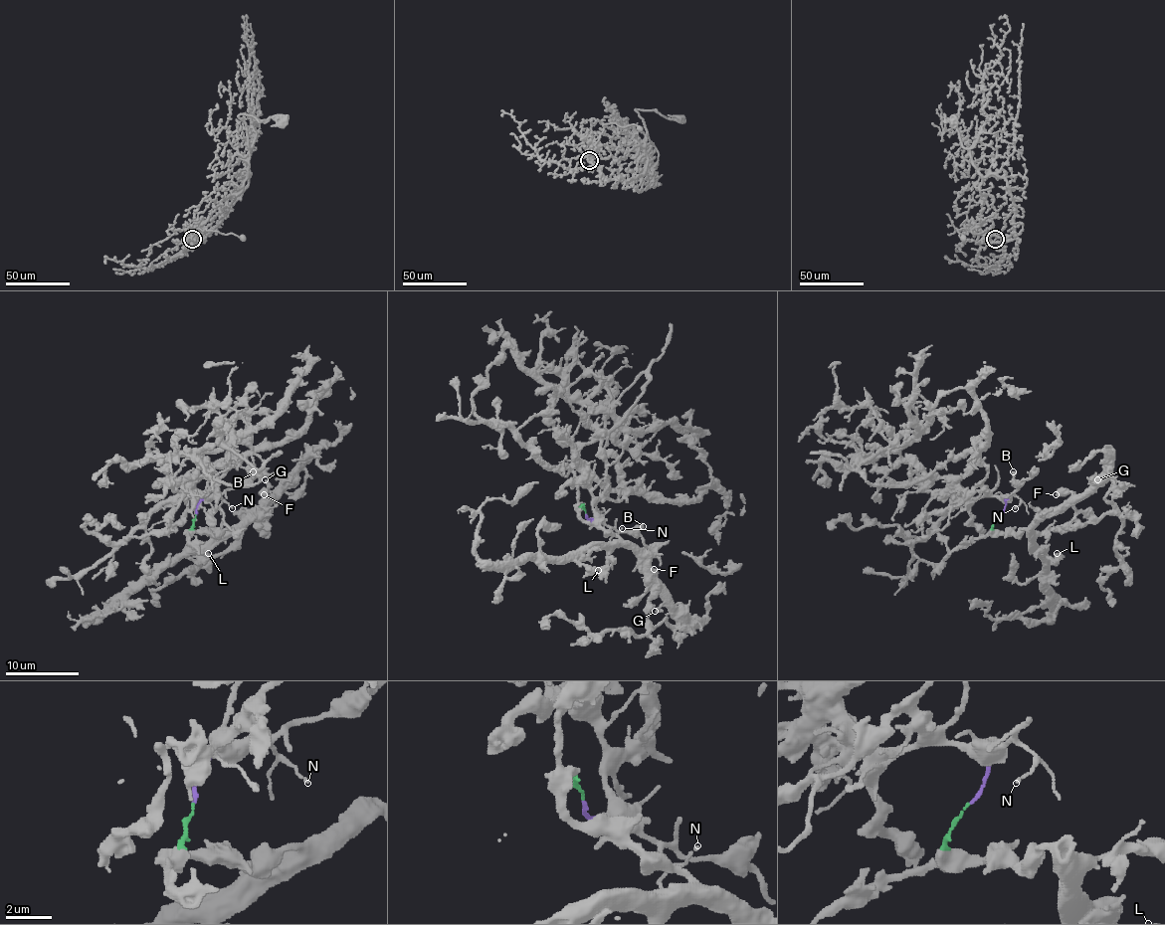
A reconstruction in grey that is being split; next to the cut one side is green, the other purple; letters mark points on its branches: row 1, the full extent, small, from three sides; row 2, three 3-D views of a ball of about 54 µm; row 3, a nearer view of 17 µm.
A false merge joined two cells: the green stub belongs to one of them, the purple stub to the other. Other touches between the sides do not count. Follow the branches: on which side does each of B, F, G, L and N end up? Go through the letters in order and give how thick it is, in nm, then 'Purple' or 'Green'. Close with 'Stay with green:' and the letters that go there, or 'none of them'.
B: Thickness 280 nm. Purple
F: Thickness 550 nm. Green
G: Thickness 200 nm. Green
L: Thickness 440 nm. Green
N: Thickness 110 nm. Purple
Stay with green: F, G, L

